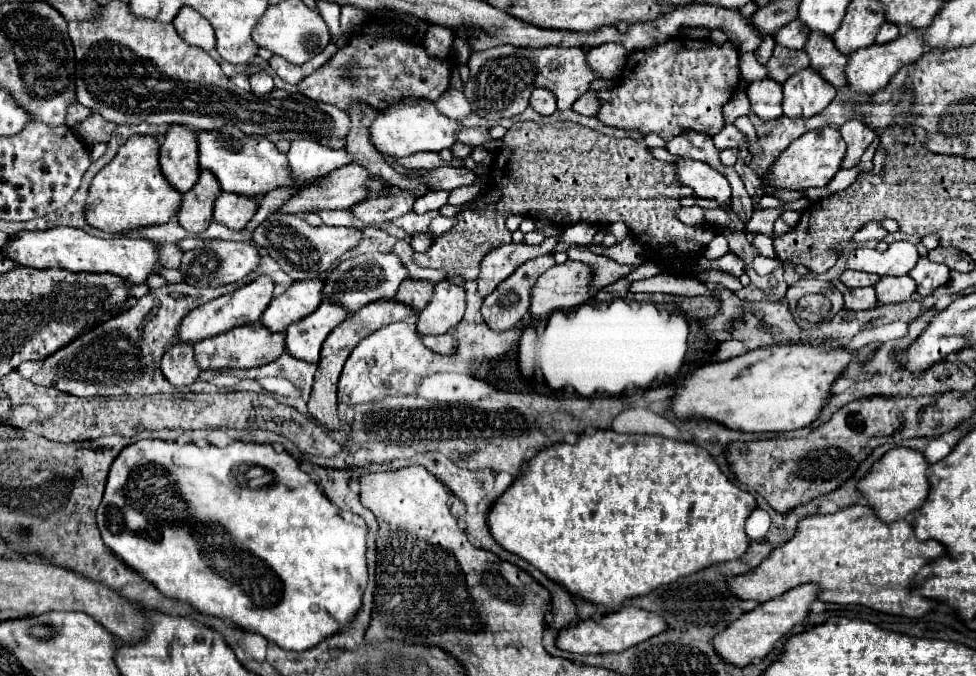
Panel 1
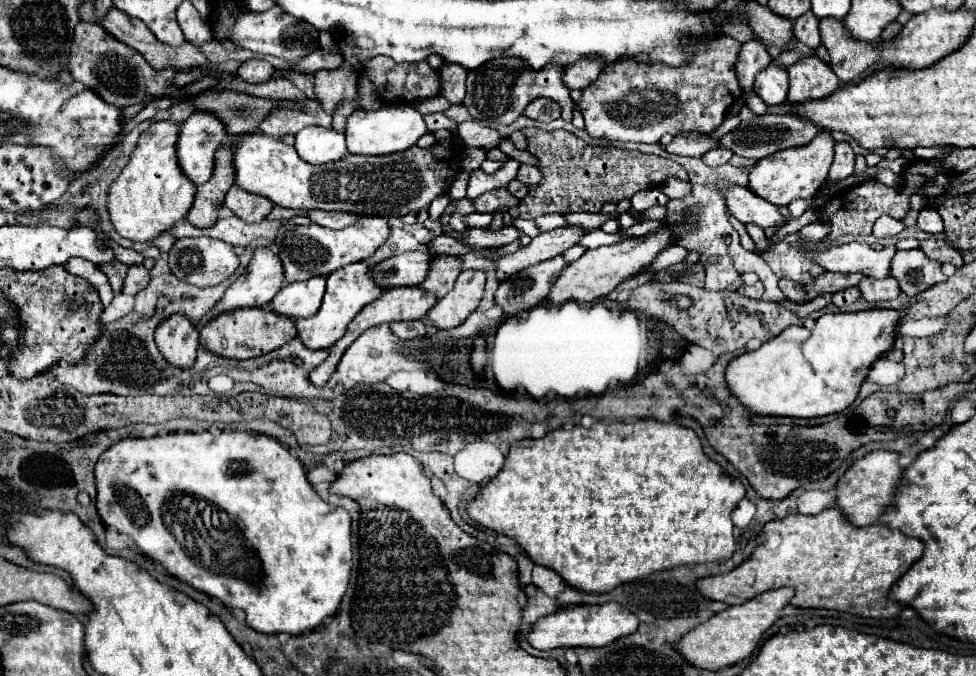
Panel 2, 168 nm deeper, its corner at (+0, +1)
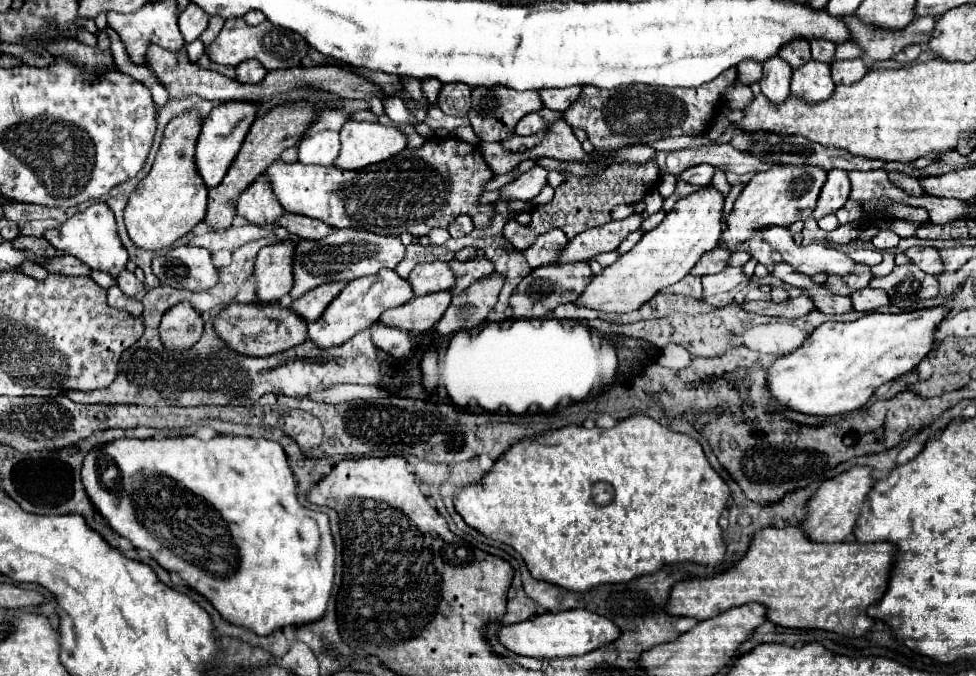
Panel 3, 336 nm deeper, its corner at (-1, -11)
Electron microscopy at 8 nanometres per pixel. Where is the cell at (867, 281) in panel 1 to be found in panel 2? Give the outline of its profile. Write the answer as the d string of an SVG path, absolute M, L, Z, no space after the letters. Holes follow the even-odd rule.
M824 273L816 279L810 279L806 283L806 289L808 289L808 299L814 299L822 293L836 293L836 291L842 291L842 289L848 289L848 287L854 287L862 281L864 275L858 275L858 273L852 273L852 275L842 275L842 273Z

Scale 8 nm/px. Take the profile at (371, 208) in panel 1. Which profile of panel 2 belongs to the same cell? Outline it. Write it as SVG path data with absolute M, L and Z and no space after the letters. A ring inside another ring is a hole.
M310 211L306 213L314 223L330 229L344 229L352 223L356 223L362 215L356 213L344 213L344 211Z

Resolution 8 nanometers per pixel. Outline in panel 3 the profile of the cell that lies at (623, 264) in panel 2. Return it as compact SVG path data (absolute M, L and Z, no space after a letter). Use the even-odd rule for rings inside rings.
M711 185L679 199L665 219L653 231L647 231L629 253L593 277L575 305L603 313L627 313L639 309L661 289L681 281L703 253L715 249L721 235L723 203L723 193Z

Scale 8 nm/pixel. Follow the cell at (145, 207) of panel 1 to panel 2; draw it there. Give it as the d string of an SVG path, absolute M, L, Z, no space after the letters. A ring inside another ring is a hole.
M158 121L150 129L146 129L126 167L108 187L108 215L114 229L132 241L150 241L160 233L174 227L176 221L184 219L188 207L194 201L196 187L188 183L186 175L178 171L178 163L174 163L174 135L178 135L178 127L172 121Z

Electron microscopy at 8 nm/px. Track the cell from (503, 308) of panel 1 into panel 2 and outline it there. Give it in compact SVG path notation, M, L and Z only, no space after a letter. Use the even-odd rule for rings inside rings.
M558 255L554 259L540 261L526 271L514 275L514 279L506 279L500 283L494 301L502 307L504 315L514 317L518 313L534 309L542 303L550 291L550 283L558 277L558 271L566 265L566 261Z

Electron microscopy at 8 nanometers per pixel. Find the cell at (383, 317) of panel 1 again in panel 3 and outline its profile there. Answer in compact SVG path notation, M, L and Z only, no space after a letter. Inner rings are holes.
M449 291L431 293L425 297L415 297L397 309L385 311L381 321L389 327L393 325L403 331L423 333L423 331L429 331L435 327L435 323L443 317L445 309L449 307L449 303L451 303Z

